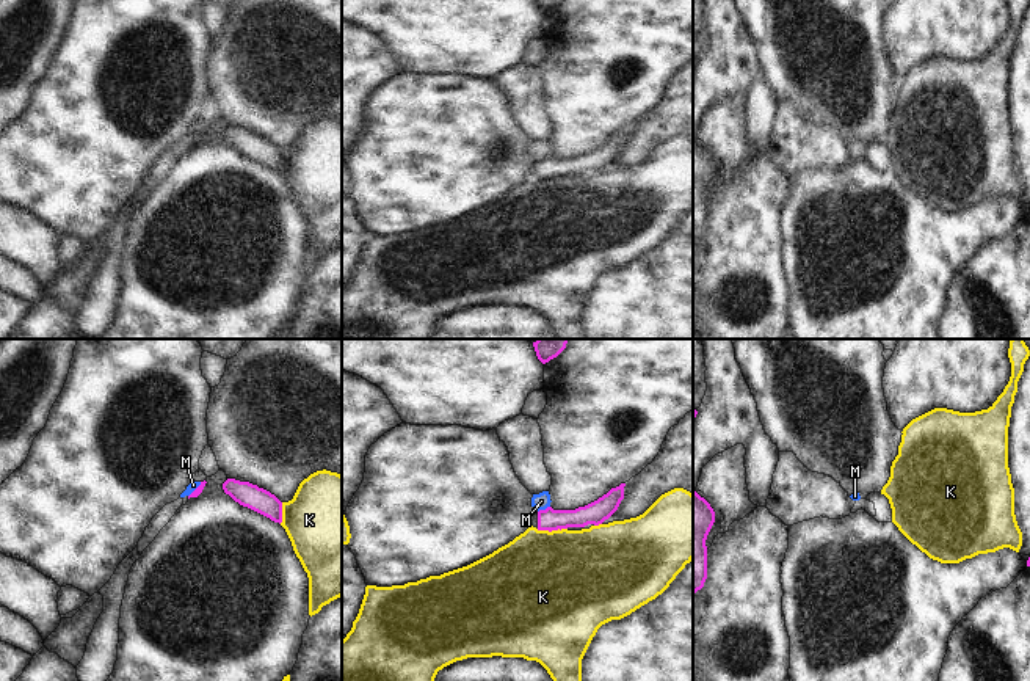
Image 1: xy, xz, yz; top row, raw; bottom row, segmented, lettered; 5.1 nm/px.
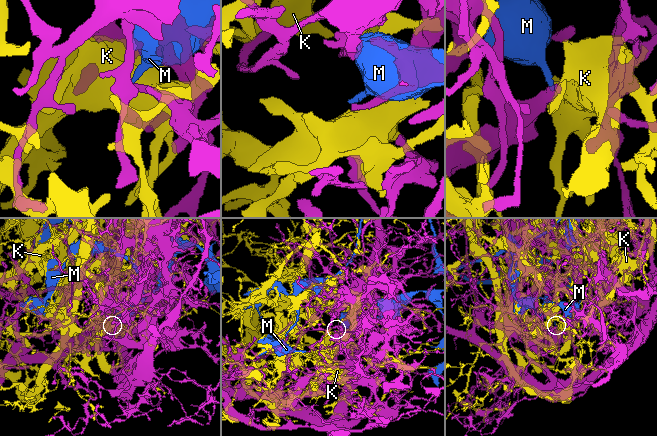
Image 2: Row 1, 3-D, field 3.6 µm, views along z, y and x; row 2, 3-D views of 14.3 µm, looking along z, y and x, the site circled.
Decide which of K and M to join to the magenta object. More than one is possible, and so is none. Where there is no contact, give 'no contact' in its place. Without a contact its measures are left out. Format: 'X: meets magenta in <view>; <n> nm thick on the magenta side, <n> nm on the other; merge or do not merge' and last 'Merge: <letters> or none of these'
K: meets magenta in xz; 110 nm thick on the magenta side, 500 nm on the other; do not merge
M: meets magenta in xz; 110 nm thick on the magenta side, 90 nm on the other; do not merge
Merge: none of these

